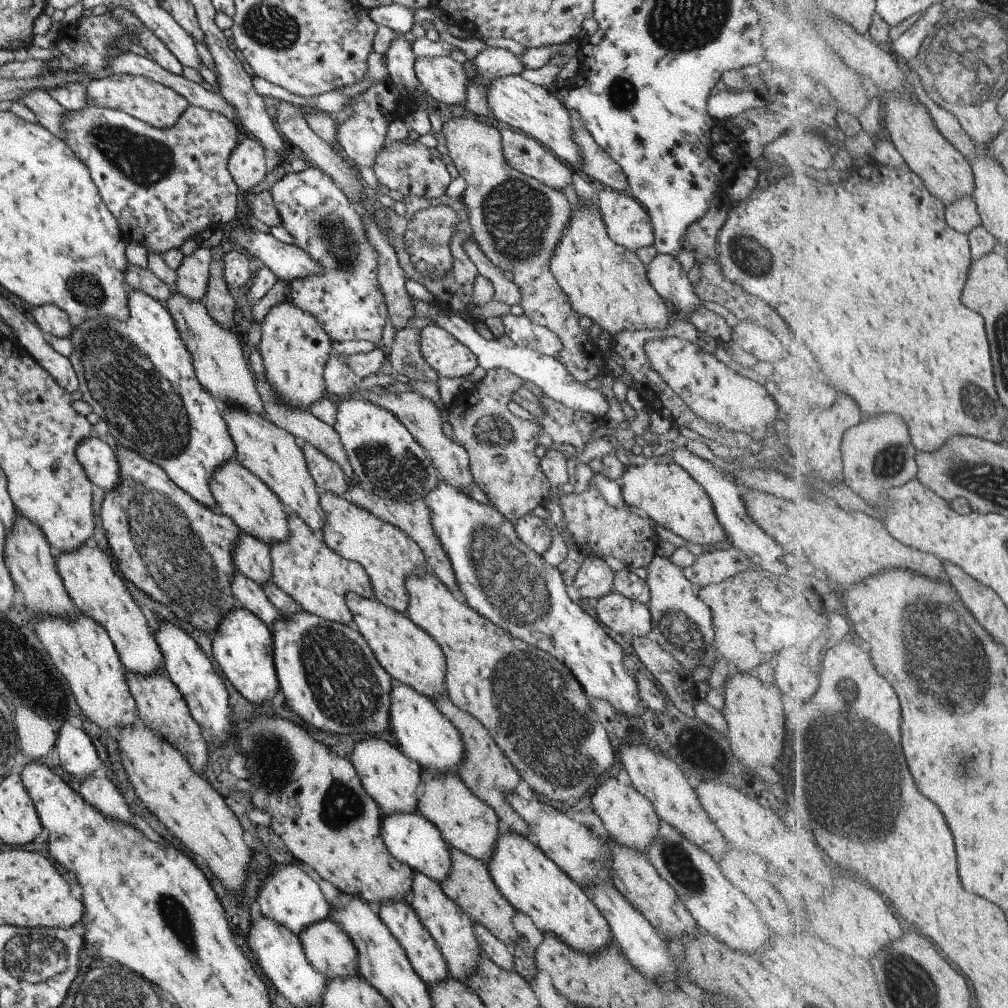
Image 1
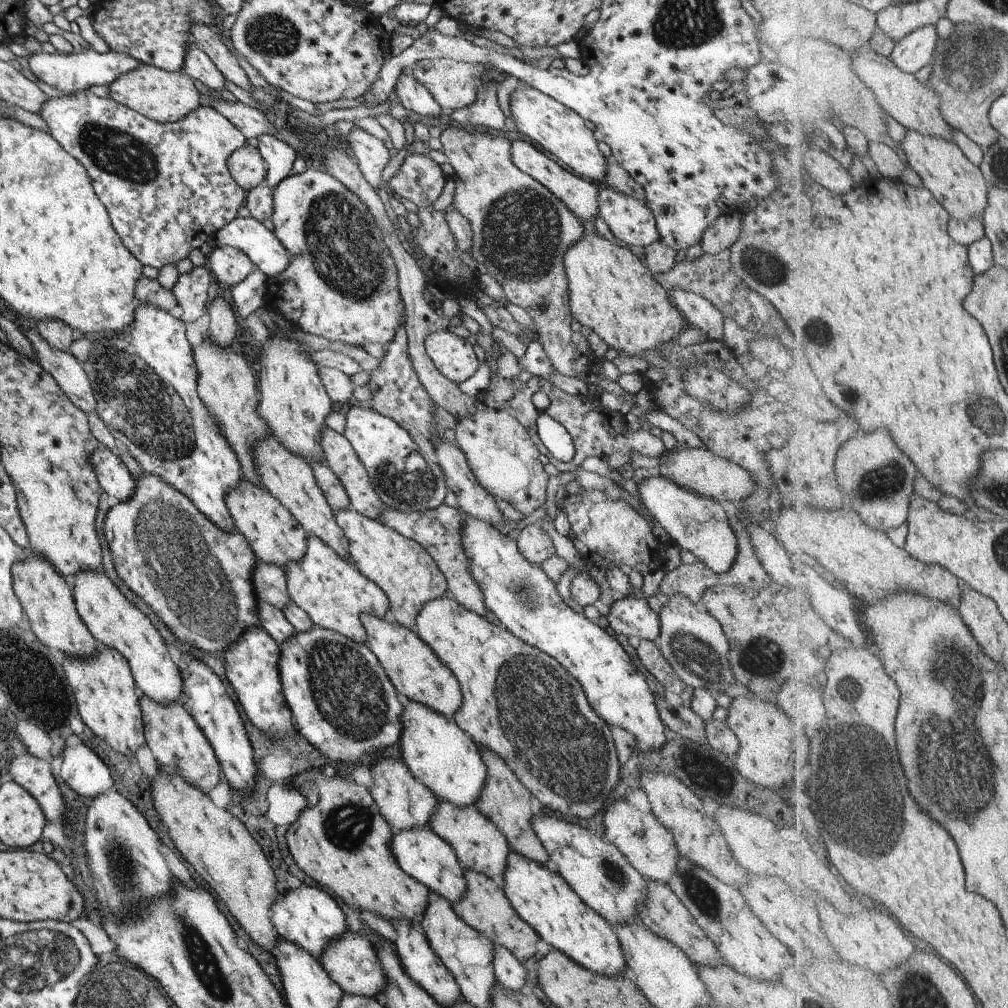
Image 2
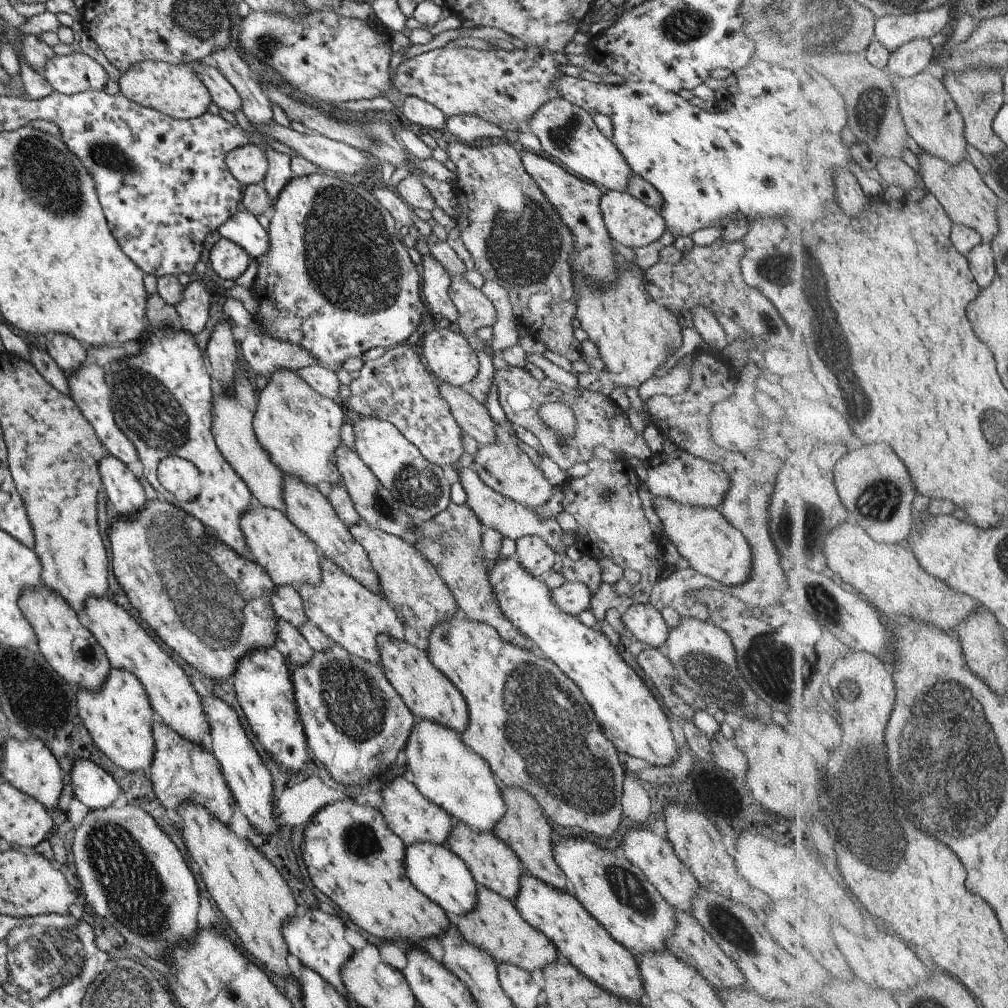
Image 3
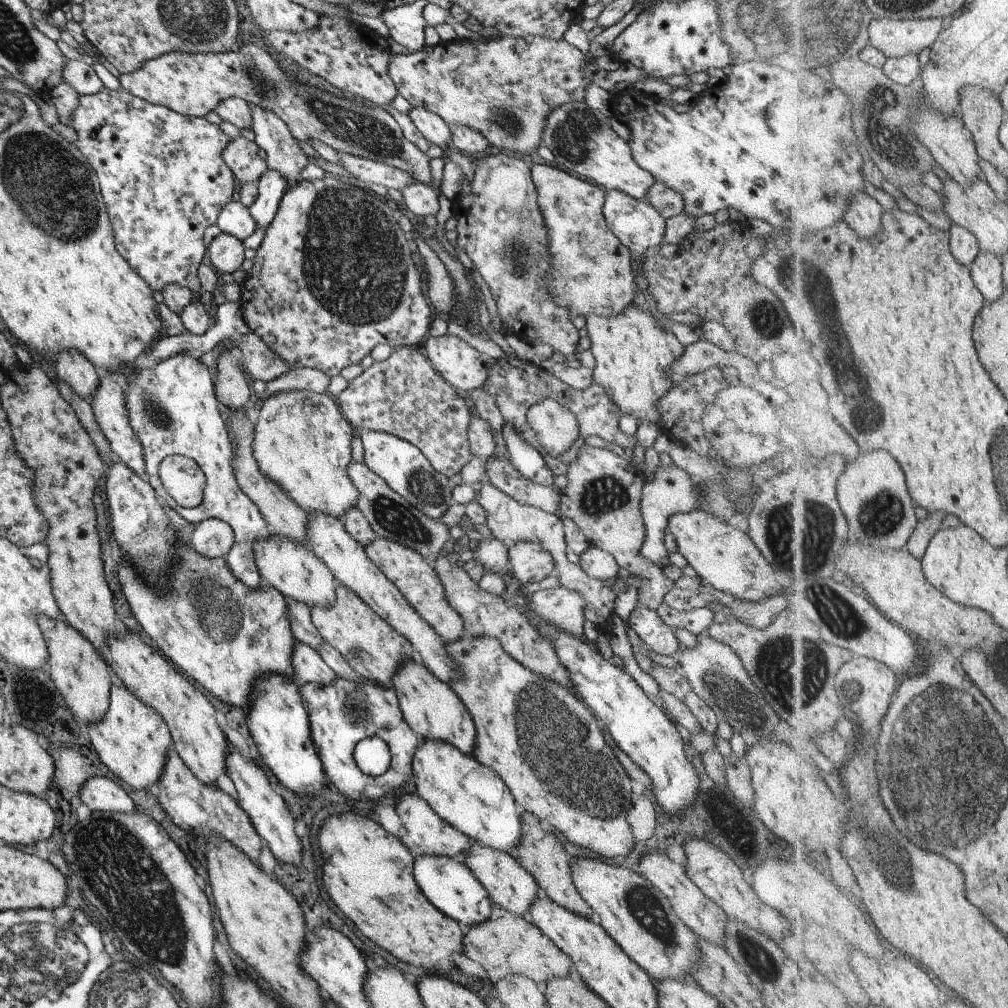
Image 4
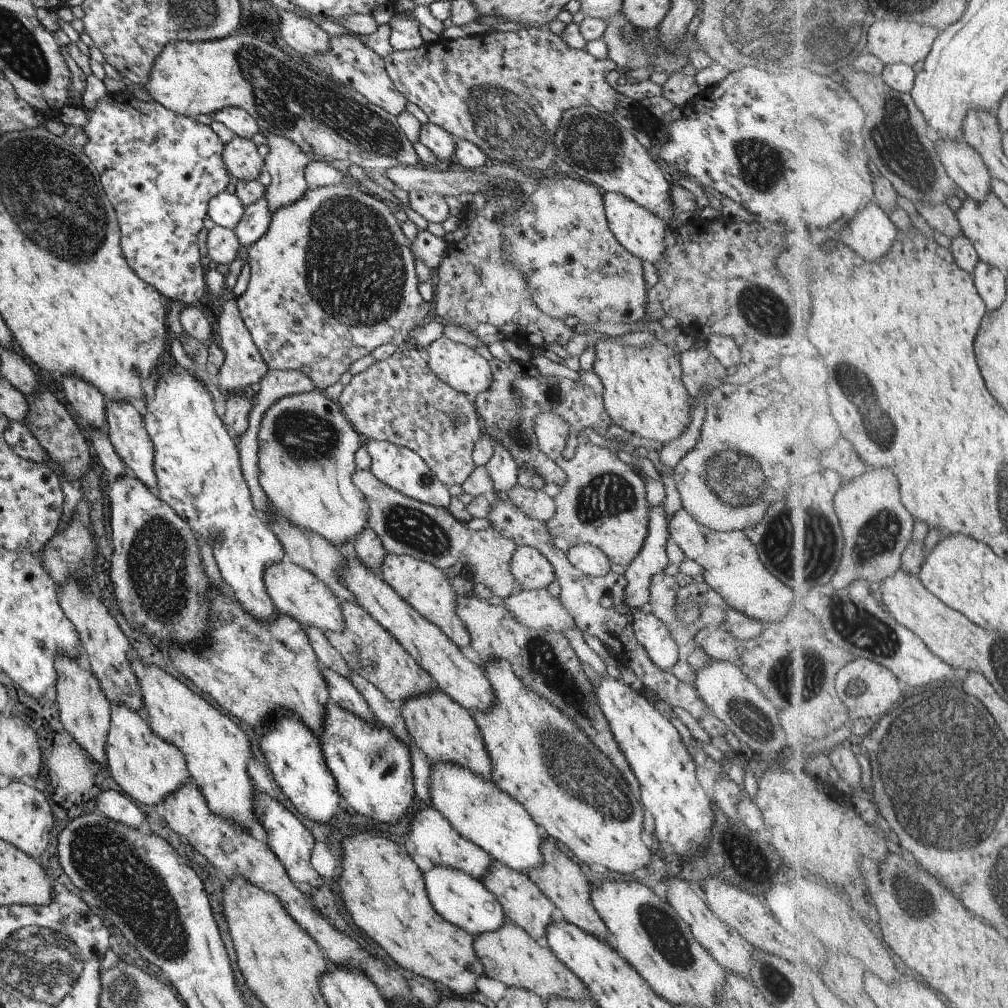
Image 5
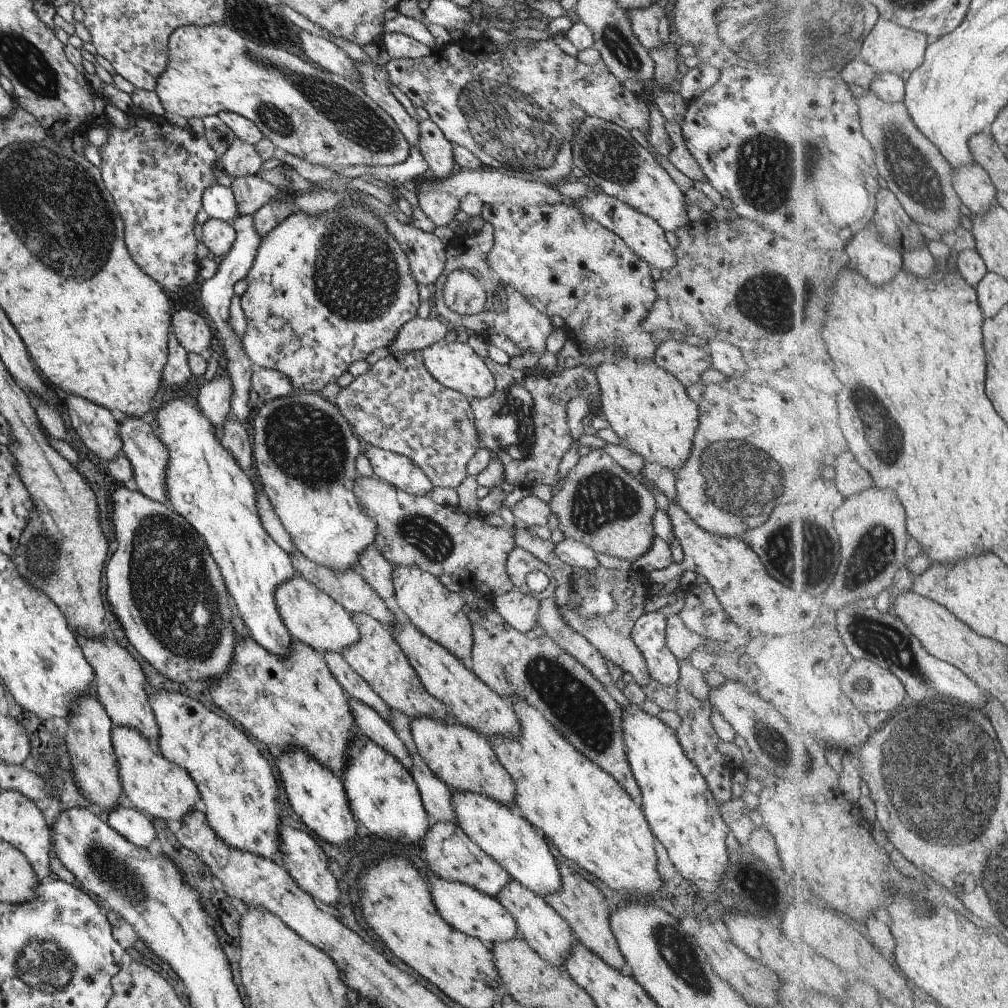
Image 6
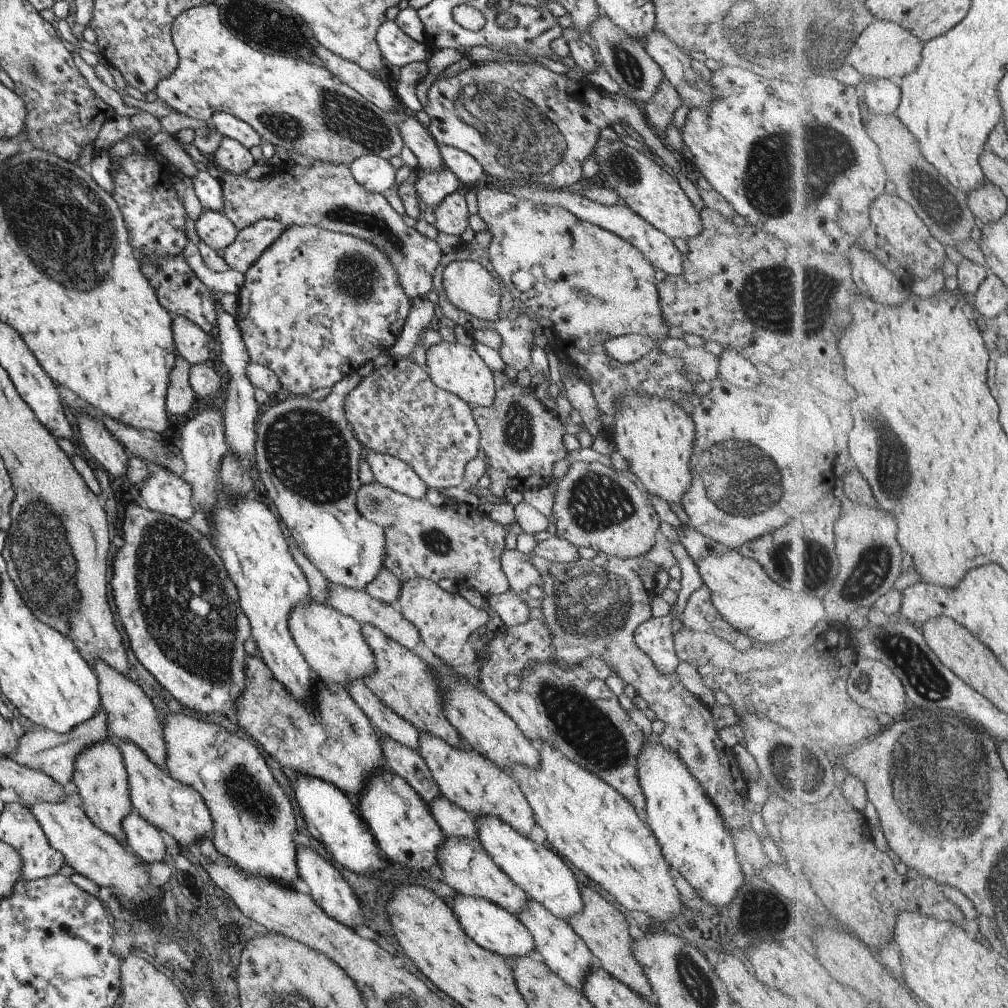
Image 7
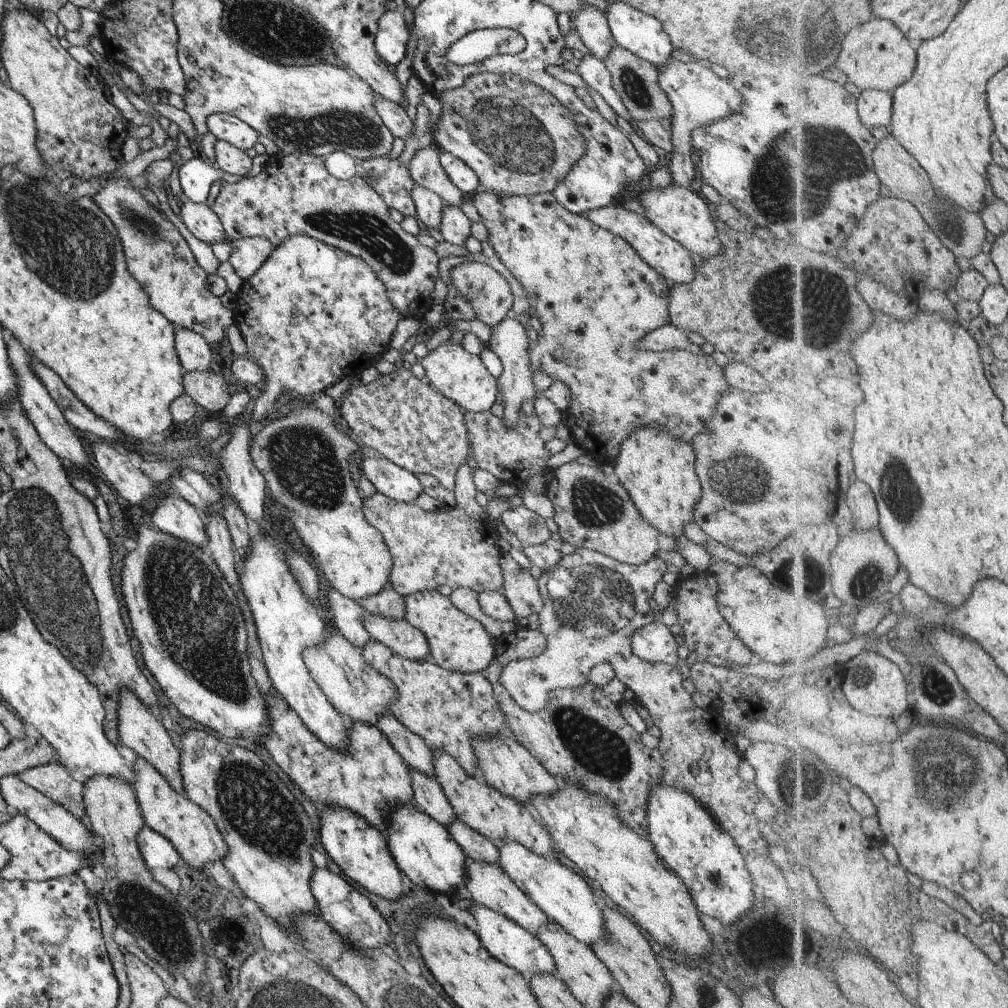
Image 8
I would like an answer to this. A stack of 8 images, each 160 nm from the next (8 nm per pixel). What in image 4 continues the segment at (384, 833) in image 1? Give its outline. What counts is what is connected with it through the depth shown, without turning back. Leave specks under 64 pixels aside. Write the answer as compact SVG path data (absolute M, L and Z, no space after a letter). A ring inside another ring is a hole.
M416 855L413 857L412 875L421 894L441 914L452 918L462 929L484 921L489 916L492 903L487 891L463 861L448 856Z

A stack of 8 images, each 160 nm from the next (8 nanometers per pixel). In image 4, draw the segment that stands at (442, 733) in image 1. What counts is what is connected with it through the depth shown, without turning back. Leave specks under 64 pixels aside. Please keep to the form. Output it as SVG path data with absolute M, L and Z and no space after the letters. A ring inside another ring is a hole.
M420 739L411 761L416 794L433 812L462 832L471 841L492 849L508 852L521 838L521 810L510 795L505 783L488 766L477 762L472 755L458 751L452 744L437 739Z

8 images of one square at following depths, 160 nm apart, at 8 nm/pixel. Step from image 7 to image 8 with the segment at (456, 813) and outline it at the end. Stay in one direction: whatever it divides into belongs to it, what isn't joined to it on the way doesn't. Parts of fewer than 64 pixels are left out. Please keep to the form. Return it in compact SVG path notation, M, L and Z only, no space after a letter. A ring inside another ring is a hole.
M454 816L444 827L455 844L463 851L465 858L497 863L498 850L495 844L471 830L462 820Z

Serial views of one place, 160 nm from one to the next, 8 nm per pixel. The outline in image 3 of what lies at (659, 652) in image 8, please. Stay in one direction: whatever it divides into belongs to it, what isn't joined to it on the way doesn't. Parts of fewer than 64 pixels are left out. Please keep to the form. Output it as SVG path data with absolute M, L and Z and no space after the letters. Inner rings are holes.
M648 602L632 603L620 616L620 620L632 639L645 642L653 648L663 648L669 628L661 618L660 611Z

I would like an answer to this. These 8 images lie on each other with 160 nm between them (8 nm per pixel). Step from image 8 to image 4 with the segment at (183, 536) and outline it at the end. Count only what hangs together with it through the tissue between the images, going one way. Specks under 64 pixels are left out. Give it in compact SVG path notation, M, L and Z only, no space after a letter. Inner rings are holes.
M105 372L99 373L99 380L93 394L90 396L90 407L98 429L108 442L108 448L119 456L120 462L136 475L144 472L144 458L139 440L135 438L133 429L129 426L124 405L124 394L121 388L108 377Z

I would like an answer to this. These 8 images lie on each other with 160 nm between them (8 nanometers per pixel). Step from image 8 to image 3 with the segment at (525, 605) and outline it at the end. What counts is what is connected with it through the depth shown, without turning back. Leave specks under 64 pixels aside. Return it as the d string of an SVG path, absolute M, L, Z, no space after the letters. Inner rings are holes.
M523 535L515 539L515 551L518 563L534 577L546 573L555 562L555 553L538 536Z

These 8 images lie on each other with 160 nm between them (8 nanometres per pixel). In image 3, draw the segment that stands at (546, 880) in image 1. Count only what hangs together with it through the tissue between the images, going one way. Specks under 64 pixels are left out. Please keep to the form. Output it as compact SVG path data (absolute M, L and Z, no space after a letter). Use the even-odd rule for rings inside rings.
M522 874L512 905L518 915L531 928L538 930L549 939L556 951L582 975L620 999L641 1002L644 993L635 955L622 944L614 941L570 891L551 888L546 882L533 875Z

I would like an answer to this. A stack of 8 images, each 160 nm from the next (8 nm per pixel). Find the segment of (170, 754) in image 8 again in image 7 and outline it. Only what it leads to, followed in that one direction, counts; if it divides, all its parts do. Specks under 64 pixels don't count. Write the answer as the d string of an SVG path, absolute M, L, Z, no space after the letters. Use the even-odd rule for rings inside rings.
M95 659L93 670L98 682L100 706L106 715L107 730L121 741L136 744L160 769L164 770L166 748L162 737L161 714L137 685L134 677L113 670L101 659Z

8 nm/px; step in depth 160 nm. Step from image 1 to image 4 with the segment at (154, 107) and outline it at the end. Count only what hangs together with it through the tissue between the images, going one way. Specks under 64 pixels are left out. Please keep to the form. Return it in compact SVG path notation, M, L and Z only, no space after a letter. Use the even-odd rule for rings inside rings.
M251 39L246 46L240 44L239 47L237 52L227 53L165 53L154 59L146 60L132 73L119 75L120 88L138 99L152 105L164 106L186 117L205 116L207 112L214 110L220 100L227 97L239 97L247 104L256 104L273 112L285 123L295 140L307 143L307 138L316 138L337 152L346 152L388 164L390 167L406 172L413 181L427 186L431 185L428 156L401 135L397 122L385 111L385 108L375 108L375 106L365 108L361 104L347 102L343 98L337 98L327 92L297 82L295 78L289 80L271 59L269 51L258 41Z

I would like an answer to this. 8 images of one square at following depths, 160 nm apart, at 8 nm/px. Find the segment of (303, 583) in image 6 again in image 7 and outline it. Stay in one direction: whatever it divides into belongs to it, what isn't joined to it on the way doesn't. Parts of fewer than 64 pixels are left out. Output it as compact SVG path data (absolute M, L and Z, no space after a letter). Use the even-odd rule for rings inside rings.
M309 599L308 603L296 604L289 611L287 626L295 646L321 682L335 683L347 690L349 682L373 674L375 660L360 634L361 625L327 603Z

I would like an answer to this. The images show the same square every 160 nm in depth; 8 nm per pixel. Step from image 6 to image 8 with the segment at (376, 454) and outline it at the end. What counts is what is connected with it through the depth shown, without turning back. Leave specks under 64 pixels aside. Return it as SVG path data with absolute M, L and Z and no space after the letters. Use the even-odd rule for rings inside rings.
M365 457L359 467L377 493L396 501L411 503L419 496L423 488L413 475L412 469L393 464L385 457Z

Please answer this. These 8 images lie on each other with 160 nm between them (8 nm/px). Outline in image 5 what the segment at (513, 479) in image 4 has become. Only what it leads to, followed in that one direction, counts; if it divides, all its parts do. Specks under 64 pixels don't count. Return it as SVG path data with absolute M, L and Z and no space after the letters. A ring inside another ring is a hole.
M516 482L505 496L528 517L546 522L553 516L553 499L543 489L525 488Z

